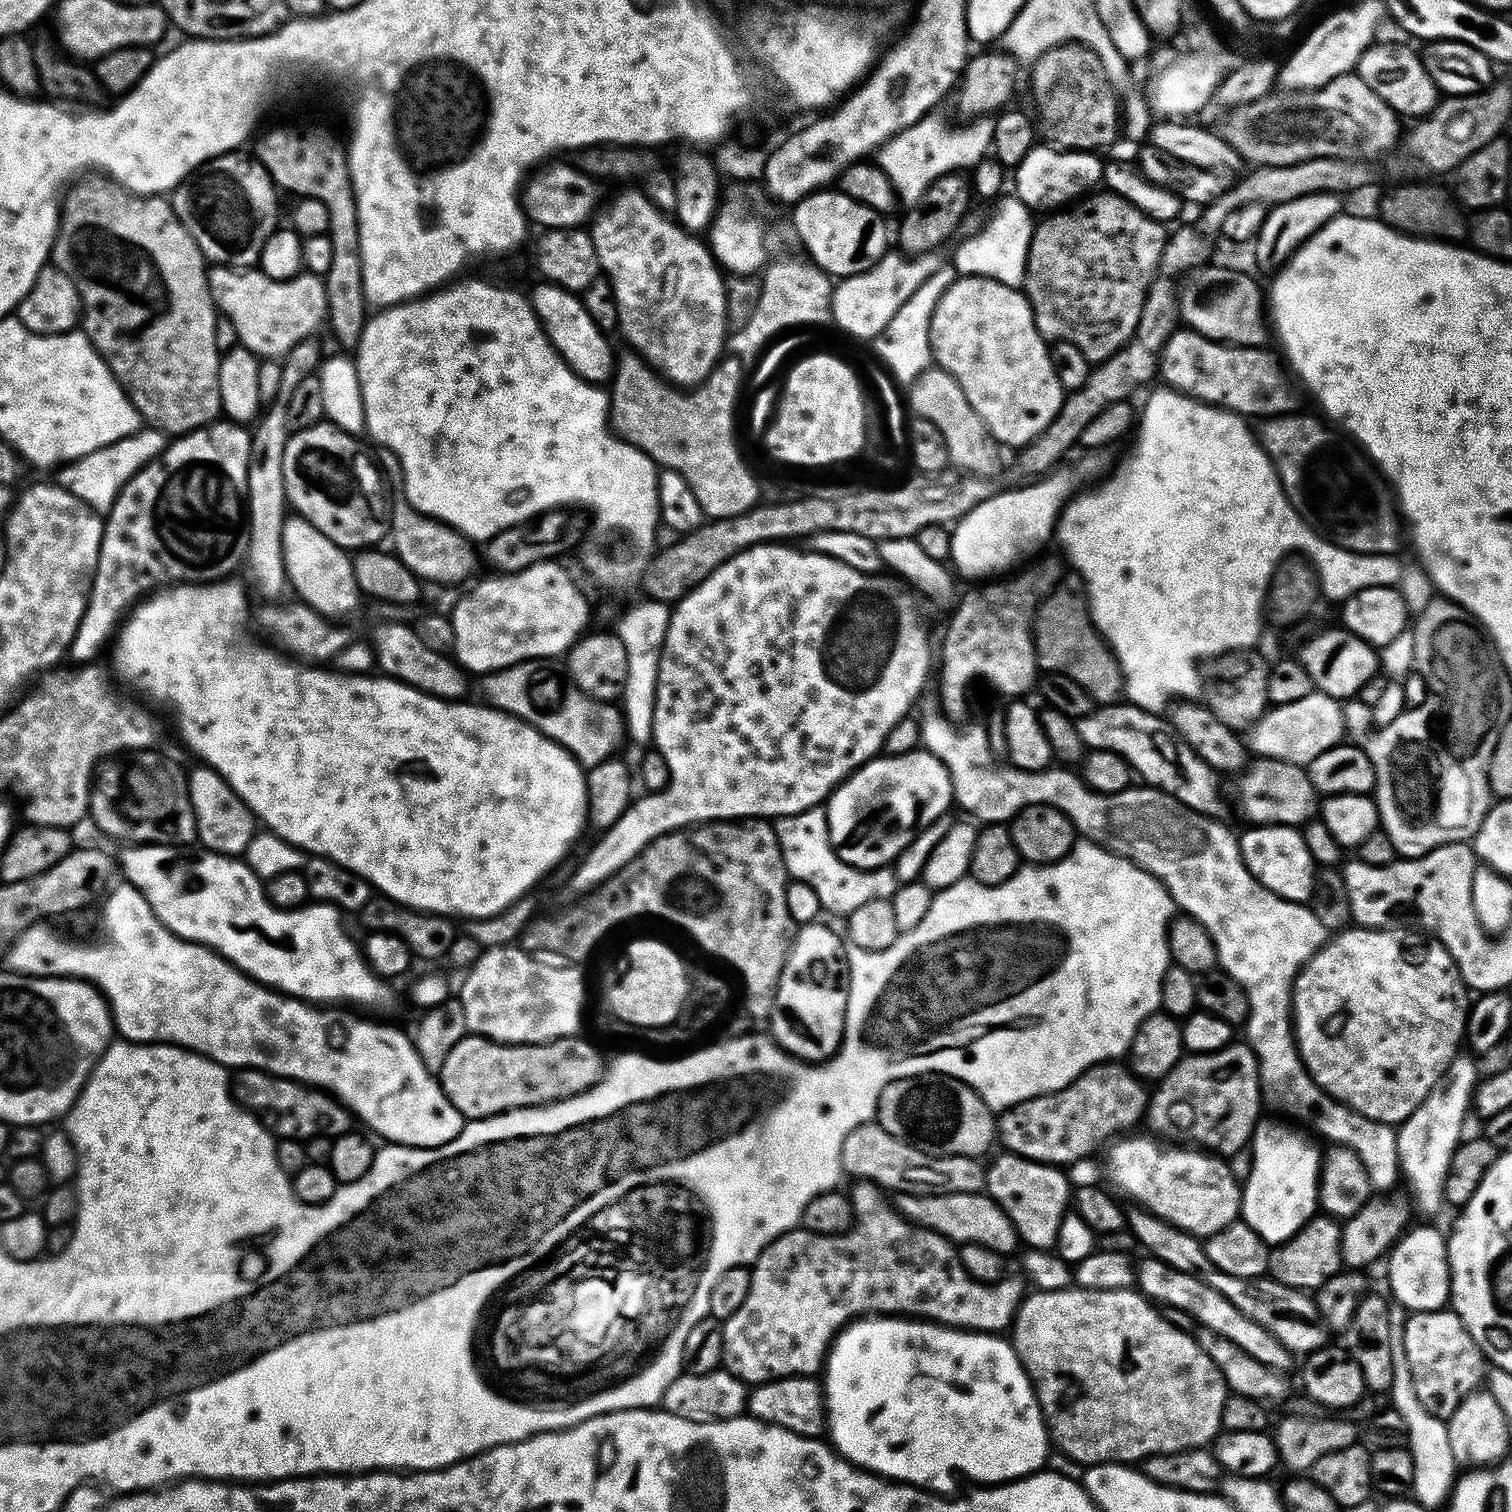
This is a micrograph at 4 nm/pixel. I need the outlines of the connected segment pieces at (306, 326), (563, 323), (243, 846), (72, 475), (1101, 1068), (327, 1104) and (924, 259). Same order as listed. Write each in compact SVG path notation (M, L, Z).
M214 266L207 273L213 304L222 313L223 319L234 322L237 341L255 352L257 357L283 358L298 342L315 337L320 323L325 323L328 314L328 290L325 281L319 276L301 274L293 276L291 280L275 280L259 270L237 270L231 266Z
M540 282L540 285L530 292L530 299L532 309L536 311L540 323L544 326L548 341L556 347L560 357L588 383L597 386L607 385L615 373L617 357L612 356L609 337L601 328L594 326L594 318L586 314L583 299L577 293L567 292L565 288L547 282Z
M199 767L188 772L188 789L190 802L194 806L197 841L209 852L239 857L247 853L250 842L258 831L258 821L246 802L242 802L239 794L213 768Z
M151 426L141 427L133 436L123 436L110 446L102 446L77 460L69 460L55 473L55 483L65 488L74 498L86 502L95 512L107 514L114 506L118 494L151 460L157 459L166 447L165 433Z
M1101 1062L1099 1064L1094 1064L1094 1065L1092 1065L1091 1068L1087 1068L1085 1070L1085 1072L1081 1074L1081 1076L1076 1077L1075 1080L1071 1080L1067 1084L1067 1086L1065 1086L1064 1088L1059 1088L1059 1090L1057 1090L1056 1092L1045 1092L1043 1096L1032 1096L1028 1100L1023 1100L1022 1102L1018 1102L1017 1104L1012 1104L1010 1107L1008 1107L1006 1109L1003 1109L1003 1111L1001 1111L999 1113L999 1116L998 1116L998 1140L999 1140L999 1143L1001 1143L1001 1142L1004 1143L1005 1145L1003 1147L1005 1149L1007 1149L1007 1151L1013 1152L1013 1154L1015 1156L1021 1156L1022 1158L1026 1158L1027 1160L1033 1160L1034 1162L1038 1162L1039 1164L1050 1164L1050 1165L1053 1165L1053 1166L1065 1166L1064 1164L1072 1164L1072 1163L1075 1162L1075 1160L1080 1160L1080 1159L1083 1158L1083 1156L1090 1155L1091 1152L1094 1151L1095 1148L1098 1147L1100 1143L1102 1143L1101 1145L1103 1145L1105 1142L1111 1141L1113 1139L1113 1137L1115 1137L1117 1134L1127 1133L1129 1130L1132 1130L1132 1129L1127 1130L1127 1128L1132 1128L1132 1127L1135 1126L1136 1123L1139 1122L1139 1120L1140 1120L1140 1123L1141 1123L1141 1121L1143 1121L1145 1119L1145 1116L1146 1116L1146 1113L1147 1113L1147 1110L1148 1110L1148 1102L1149 1102L1149 1099L1150 1099L1150 1092L1149 1092L1149 1089L1146 1090L1144 1088L1147 1088L1146 1084L1145 1084L1145 1081L1141 1080L1139 1077L1134 1076L1132 1074L1131 1067L1128 1067L1128 1066L1124 1065L1124 1068L1123 1068L1123 1066L1120 1065L1120 1062Z
M246 1067L235 1073L234 1088L235 1084L235 1099L253 1113L265 1112L272 1119L271 1127L277 1137L308 1140L311 1136L329 1132L329 1137L335 1138L353 1127L353 1117L339 1100L315 1086L302 1084L299 1080L287 1080L285 1076L273 1076L258 1068Z
M890 252L883 256L871 269L854 276L843 277L834 287L832 292L832 314L831 319L850 335L862 340L871 341L881 334L889 325L915 290L929 277L933 271L938 269L940 260L934 254L921 255L911 260L904 259L899 253Z

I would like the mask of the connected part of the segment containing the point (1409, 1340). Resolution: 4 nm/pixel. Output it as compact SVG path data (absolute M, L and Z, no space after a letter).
M1414 1312L1404 1324L1406 1362L1413 1378L1414 1394L1429 1416L1447 1421L1469 1393L1481 1387L1486 1376L1486 1357L1472 1340L1457 1312Z

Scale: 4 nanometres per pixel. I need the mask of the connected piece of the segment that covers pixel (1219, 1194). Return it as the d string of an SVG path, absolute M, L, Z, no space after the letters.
M1132 1136L1117 1139L1109 1143L1108 1148L1108 1176L1112 1179L1111 1187L1121 1197L1129 1196L1132 1202L1143 1206L1155 1216L1162 1217L1167 1224L1173 1224L1184 1232L1191 1232L1193 1236L1207 1238L1230 1226L1242 1212L1242 1184L1227 1168L1225 1161L1215 1154L1204 1150L1197 1150L1192 1146L1168 1146L1163 1148L1155 1139L1144 1136Z

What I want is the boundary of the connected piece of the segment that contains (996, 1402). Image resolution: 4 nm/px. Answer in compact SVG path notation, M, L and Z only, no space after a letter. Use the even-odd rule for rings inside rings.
M870 1316L853 1320L847 1328L840 1329L826 1353L822 1387L826 1405L826 1432L827 1435L832 1435L831 1447L857 1468L863 1468L889 1481L919 1486L936 1494L948 1494L953 1491L952 1472L961 1472L962 1475L976 1480L972 1482L979 1482L984 1486L995 1486L1018 1480L1021 1476L1031 1476L1045 1467L1044 1459L1048 1456L1048 1448L1050 1449L1050 1433L1040 1411L1040 1403L1036 1401L1036 1390L1032 1381L1020 1365L1016 1349L1003 1335L970 1332L926 1320L898 1316Z

